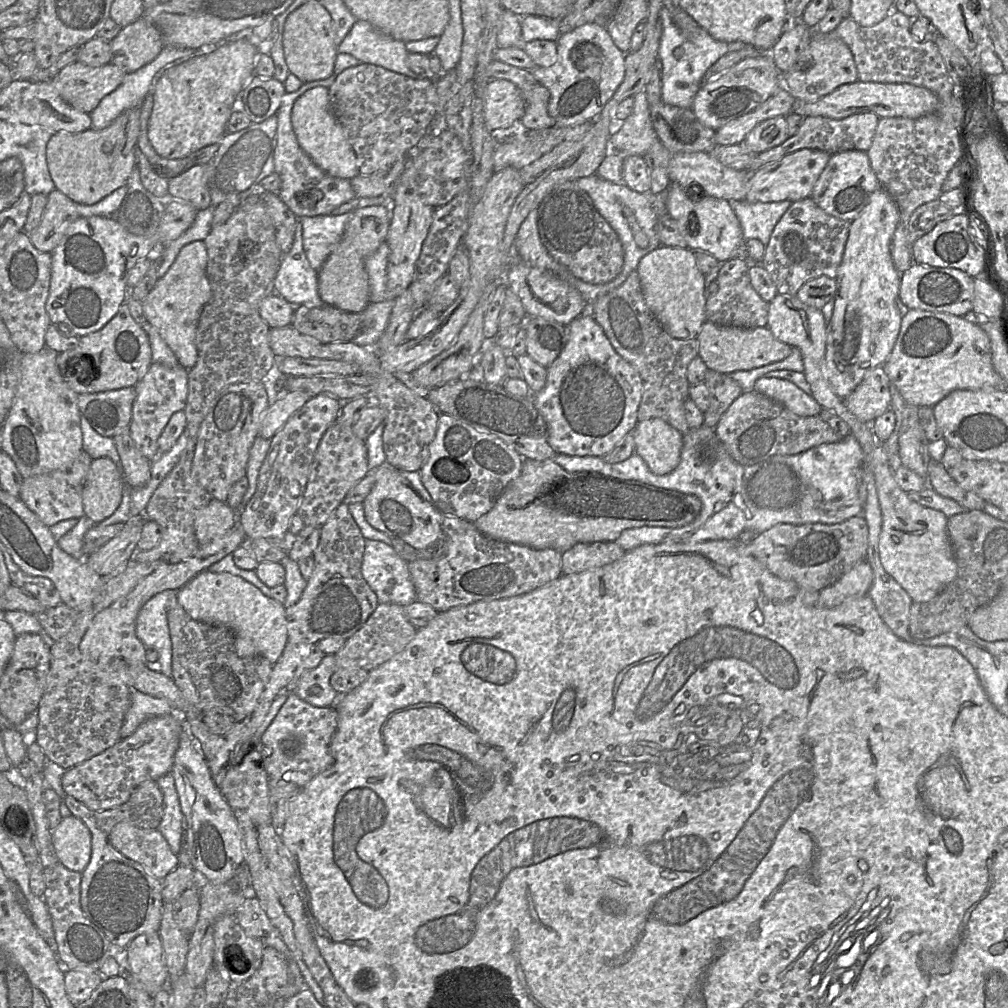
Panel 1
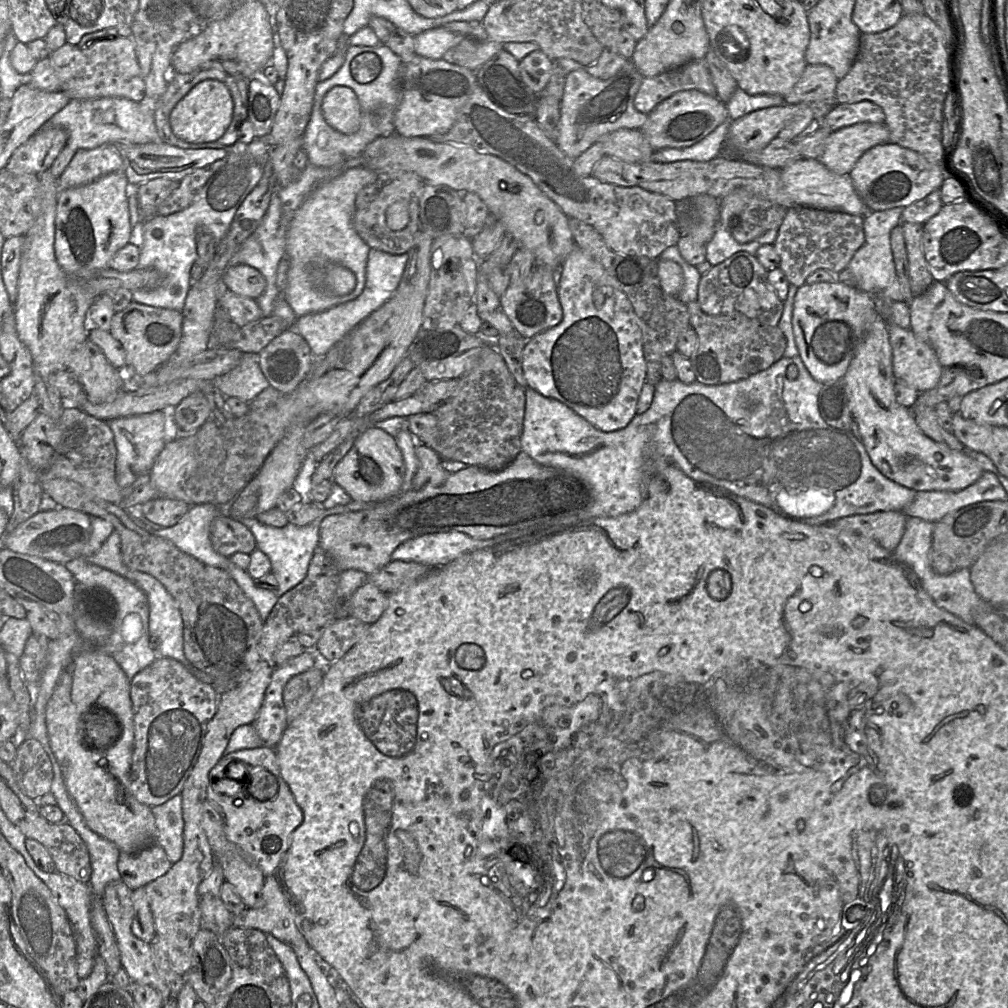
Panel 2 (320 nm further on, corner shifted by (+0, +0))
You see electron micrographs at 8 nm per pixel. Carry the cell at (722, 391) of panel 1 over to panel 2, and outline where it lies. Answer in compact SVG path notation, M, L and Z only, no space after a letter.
M697 300L686 304L690 326L698 336L695 352L690 357L696 380L705 385L740 381L769 368L783 357L786 338L778 326L769 326L744 314L712 316L706 314Z

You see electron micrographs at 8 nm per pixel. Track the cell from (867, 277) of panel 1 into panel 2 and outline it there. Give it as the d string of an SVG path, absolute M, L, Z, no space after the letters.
M878 313L843 379L852 421L858 423L862 443L873 465L886 478L914 491L959 491L975 483L983 474L983 468L975 459L927 437L917 426L912 409L896 401L889 330Z

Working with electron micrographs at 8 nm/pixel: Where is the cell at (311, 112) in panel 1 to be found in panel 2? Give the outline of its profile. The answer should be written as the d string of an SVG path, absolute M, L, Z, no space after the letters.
M335 86L323 98L322 115L336 131L346 135L358 131L361 108L355 93L344 86Z

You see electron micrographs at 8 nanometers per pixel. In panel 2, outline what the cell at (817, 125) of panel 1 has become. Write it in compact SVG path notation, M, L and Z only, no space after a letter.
M871 101L836 104L821 120L821 126L830 131L857 123L884 123L883 109Z

